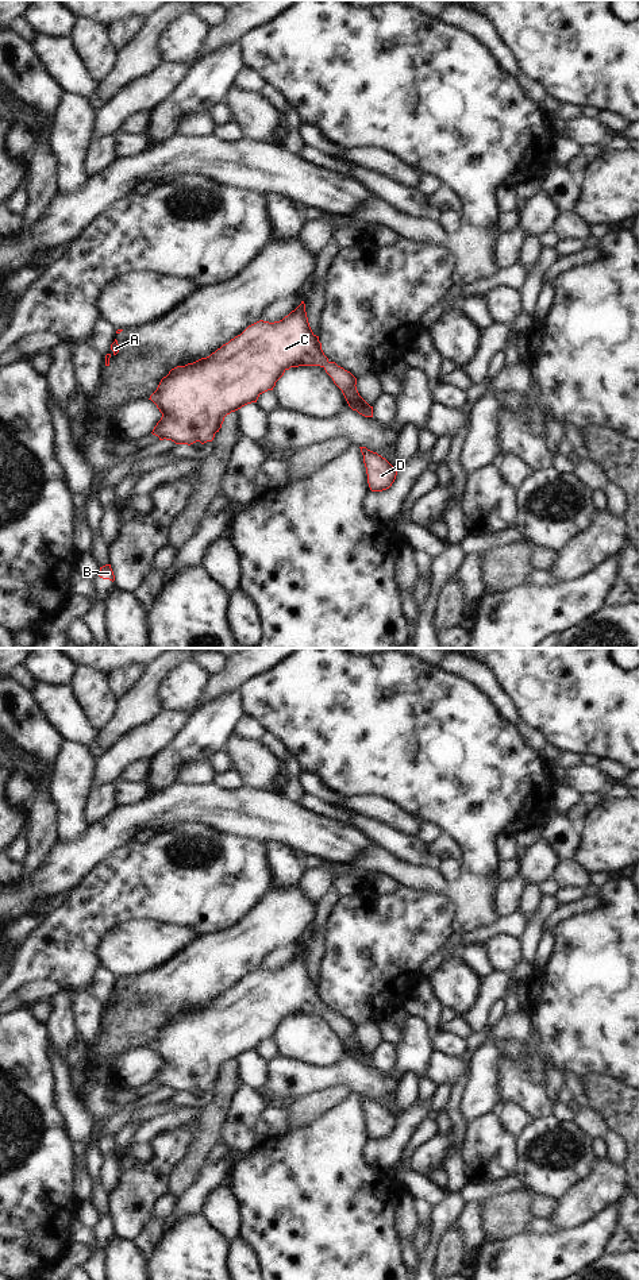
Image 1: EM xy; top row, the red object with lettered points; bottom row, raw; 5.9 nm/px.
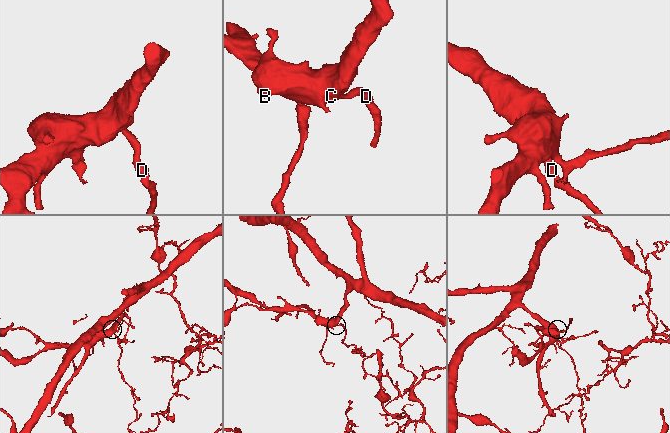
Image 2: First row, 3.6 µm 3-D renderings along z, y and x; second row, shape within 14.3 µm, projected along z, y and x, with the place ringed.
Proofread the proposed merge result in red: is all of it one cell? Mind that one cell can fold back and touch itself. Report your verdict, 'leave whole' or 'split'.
leave whole

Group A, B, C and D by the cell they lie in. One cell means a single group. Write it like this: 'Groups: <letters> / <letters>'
Groups: A B C D

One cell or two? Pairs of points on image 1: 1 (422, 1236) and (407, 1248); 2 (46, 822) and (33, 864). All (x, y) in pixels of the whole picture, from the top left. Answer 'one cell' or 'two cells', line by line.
1: two cells
2: one cell

